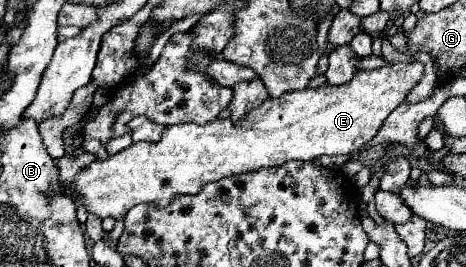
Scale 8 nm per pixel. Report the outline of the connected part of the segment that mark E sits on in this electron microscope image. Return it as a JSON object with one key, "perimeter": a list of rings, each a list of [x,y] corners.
{"perimeter":[[[393,63],[389,67],[381,67],[377,71],[357,71],[355,77],[341,85],[329,87],[323,85],[319,89],[305,89],[281,95],[281,99],[267,99],[255,111],[249,111],[245,119],[233,123],[231,119],[213,119],[207,125],[193,125],[193,123],[179,123],[169,125],[161,133],[157,143],[133,143],[127,149],[109,155],[107,159],[95,159],[91,165],[81,169],[71,183],[61,183],[61,187],[51,187],[49,195],[63,193],[69,195],[73,201],[81,197],[81,205],[85,205],[89,215],[99,219],[113,217],[115,221],[123,219],[125,213],[137,203],[151,203],[155,207],[165,207],[175,195],[183,193],[199,193],[203,185],[219,181],[223,177],[233,177],[249,171],[259,171],[263,167],[281,167],[283,163],[295,161],[313,161],[323,155],[349,155],[369,143],[389,113],[405,103],[409,91],[419,83],[423,77],[423,63]]]}

